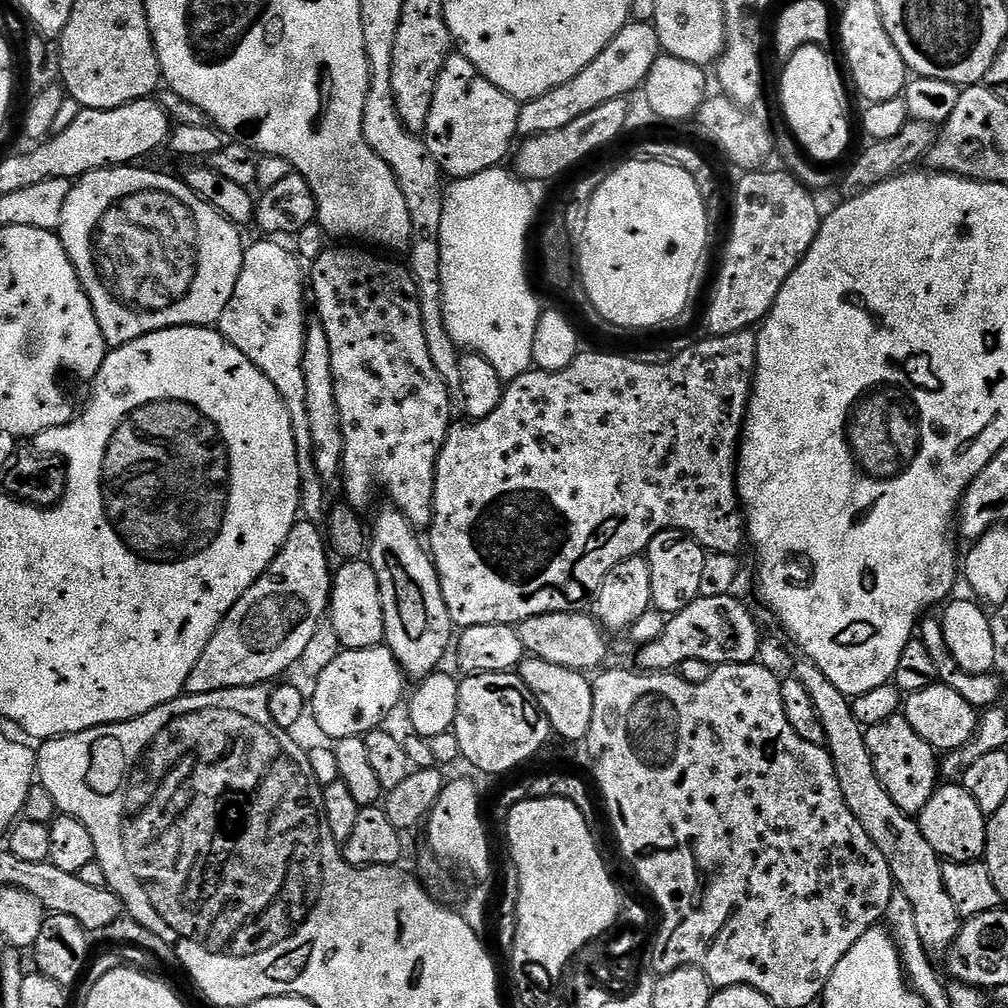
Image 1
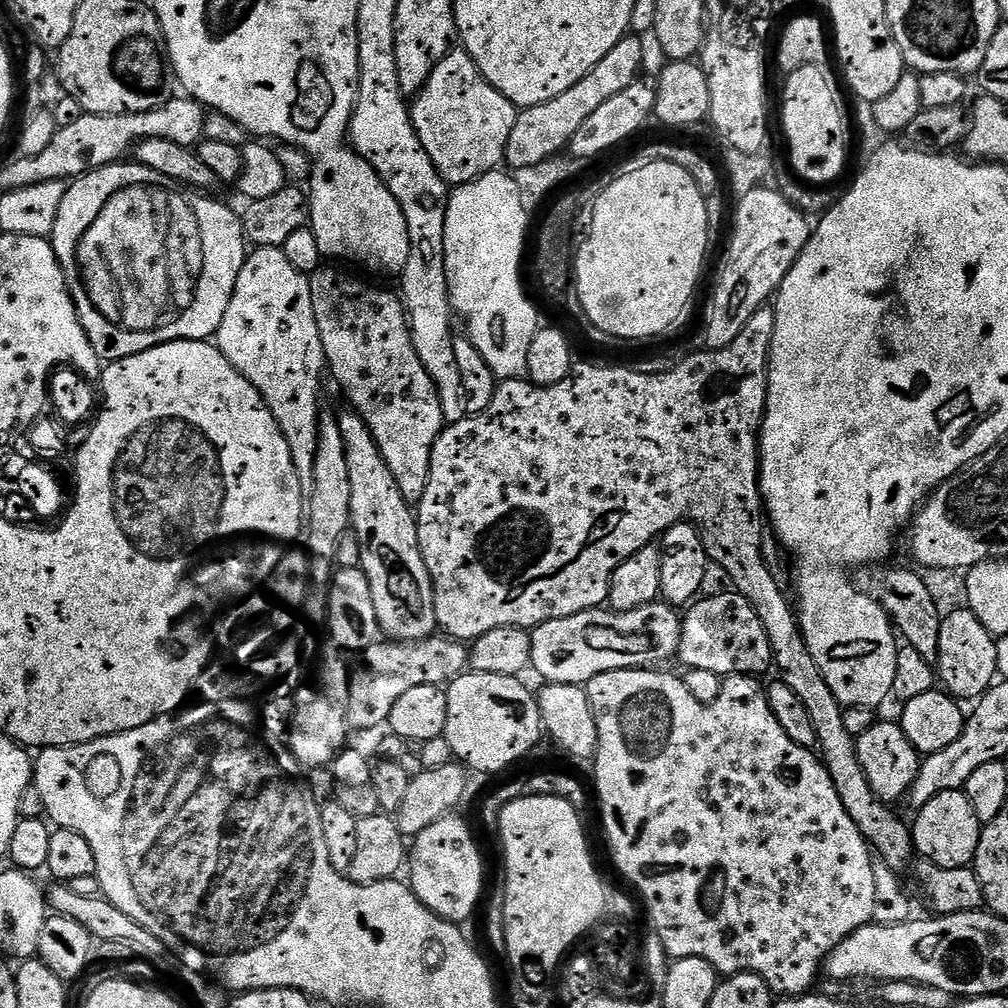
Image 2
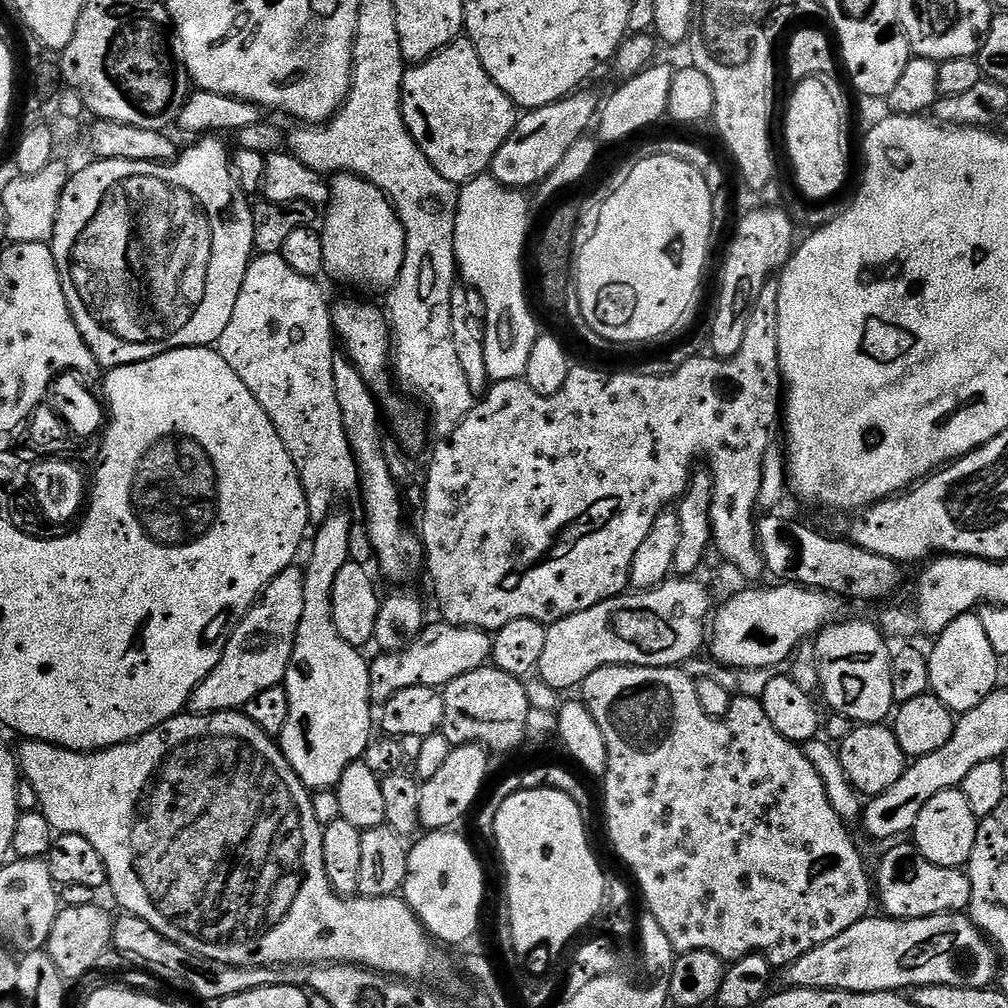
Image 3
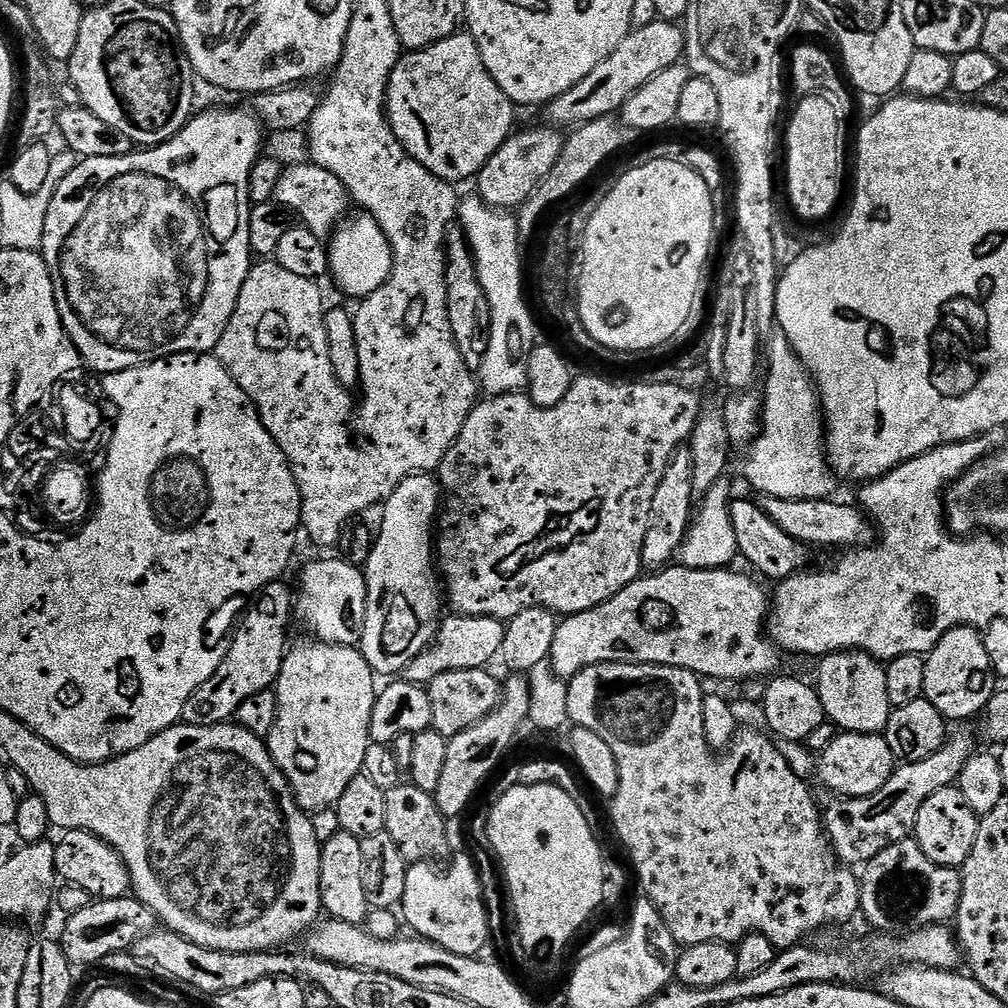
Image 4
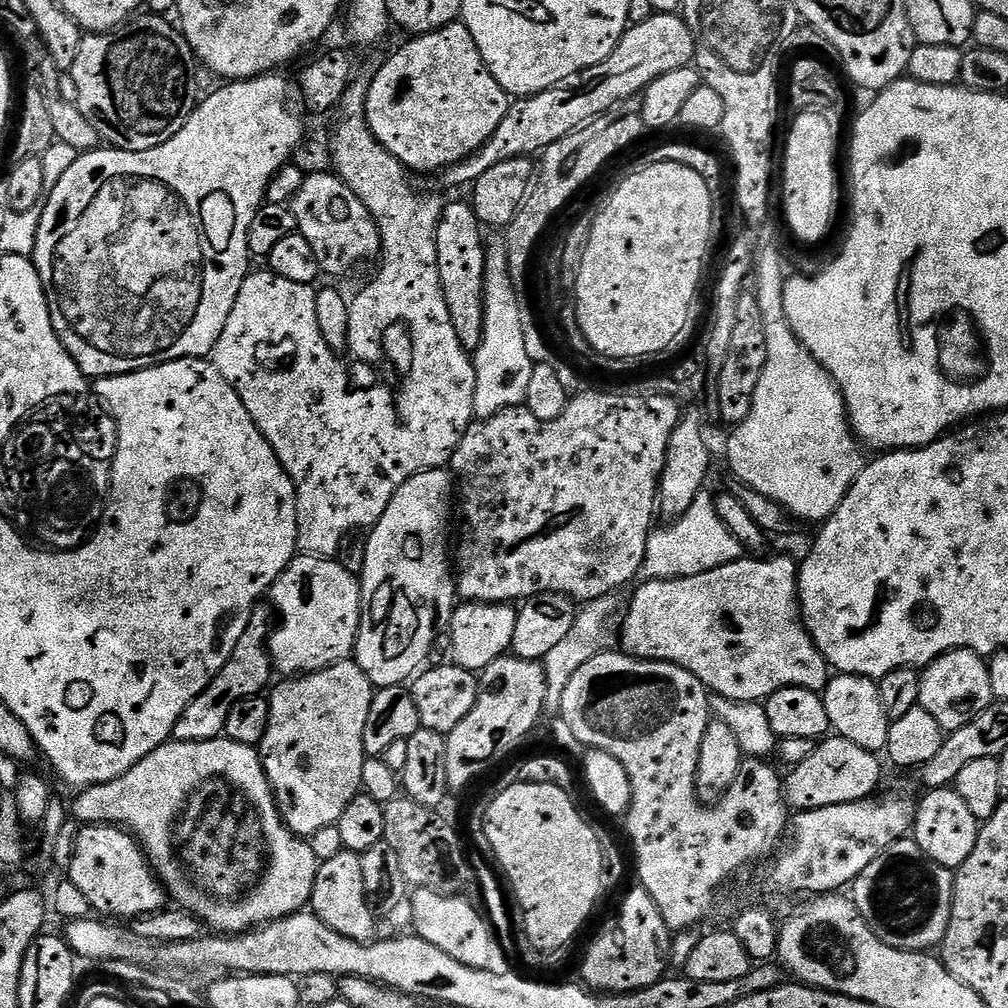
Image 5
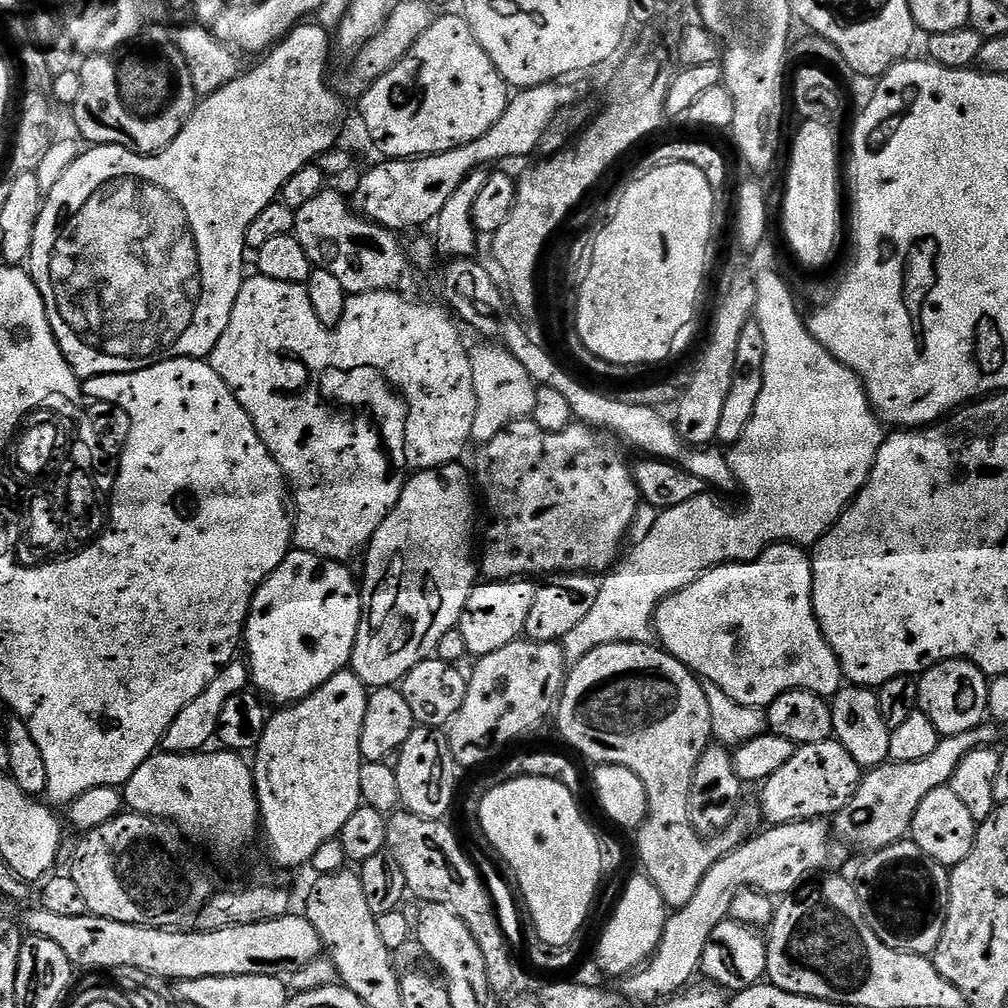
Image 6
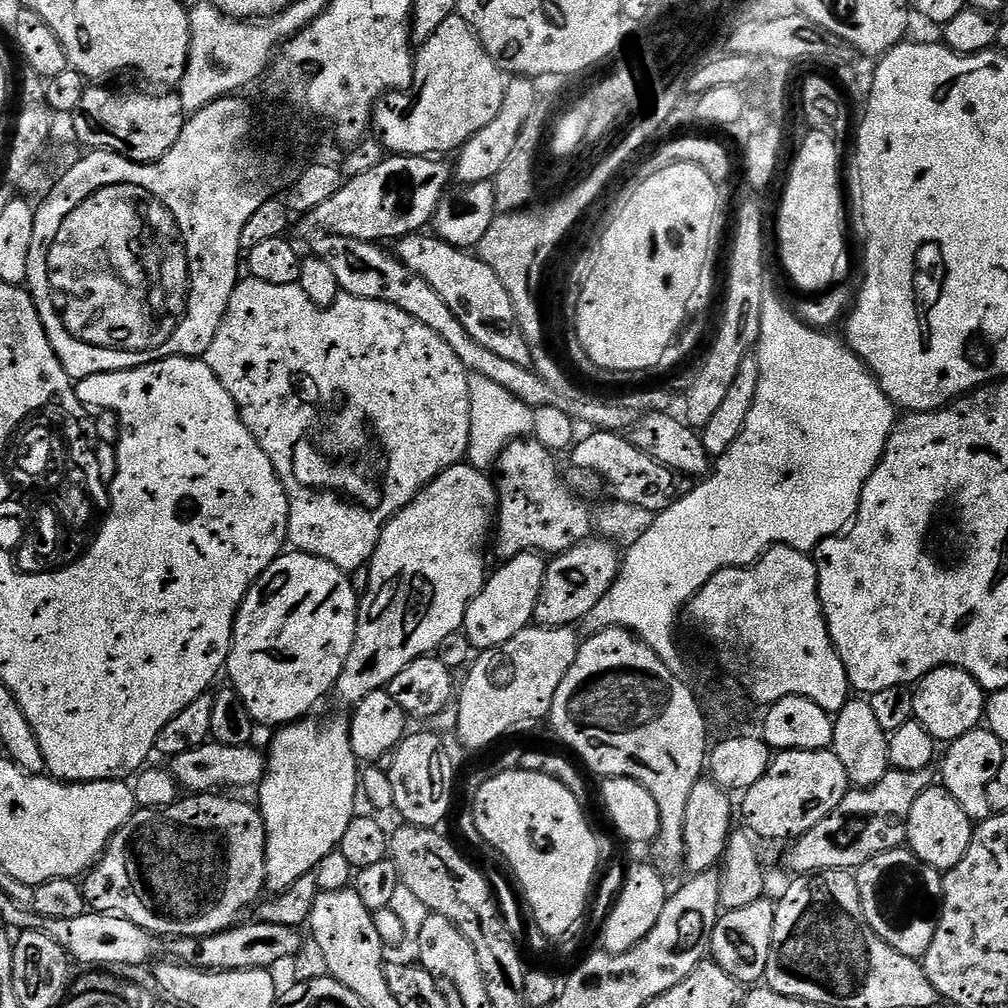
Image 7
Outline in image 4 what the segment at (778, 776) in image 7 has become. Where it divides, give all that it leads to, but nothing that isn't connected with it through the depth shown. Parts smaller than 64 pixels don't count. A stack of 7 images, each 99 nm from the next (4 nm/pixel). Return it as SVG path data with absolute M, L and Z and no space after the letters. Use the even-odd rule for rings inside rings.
M841 731L834 738L834 742L826 746L826 750L819 752L815 779L821 780L830 791L837 792L835 795L840 798L869 796L878 794L878 790L886 786L897 767L898 762L883 734Z

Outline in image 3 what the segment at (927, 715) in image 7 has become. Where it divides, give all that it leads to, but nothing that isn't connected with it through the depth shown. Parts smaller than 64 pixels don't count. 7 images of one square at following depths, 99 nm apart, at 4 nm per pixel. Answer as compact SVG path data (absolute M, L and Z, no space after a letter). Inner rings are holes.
M969 614L954 618L946 630L935 637L936 644L927 653L930 666L930 692L946 705L953 714L963 714L974 710L994 691L1000 680L1001 657L996 655L990 638L986 638L986 629L982 627L979 615Z

